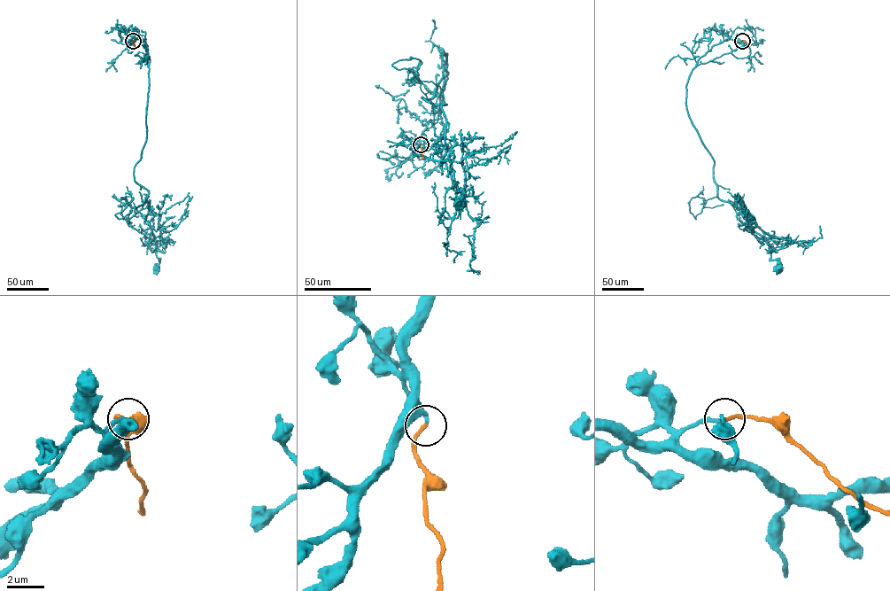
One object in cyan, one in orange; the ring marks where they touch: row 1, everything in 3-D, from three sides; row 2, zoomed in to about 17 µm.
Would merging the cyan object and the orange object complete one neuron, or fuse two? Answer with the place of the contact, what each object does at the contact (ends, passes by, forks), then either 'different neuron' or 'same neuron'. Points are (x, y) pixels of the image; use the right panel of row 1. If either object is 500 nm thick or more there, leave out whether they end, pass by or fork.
(742, 41) | cyan ends | orange ends | same neuron

